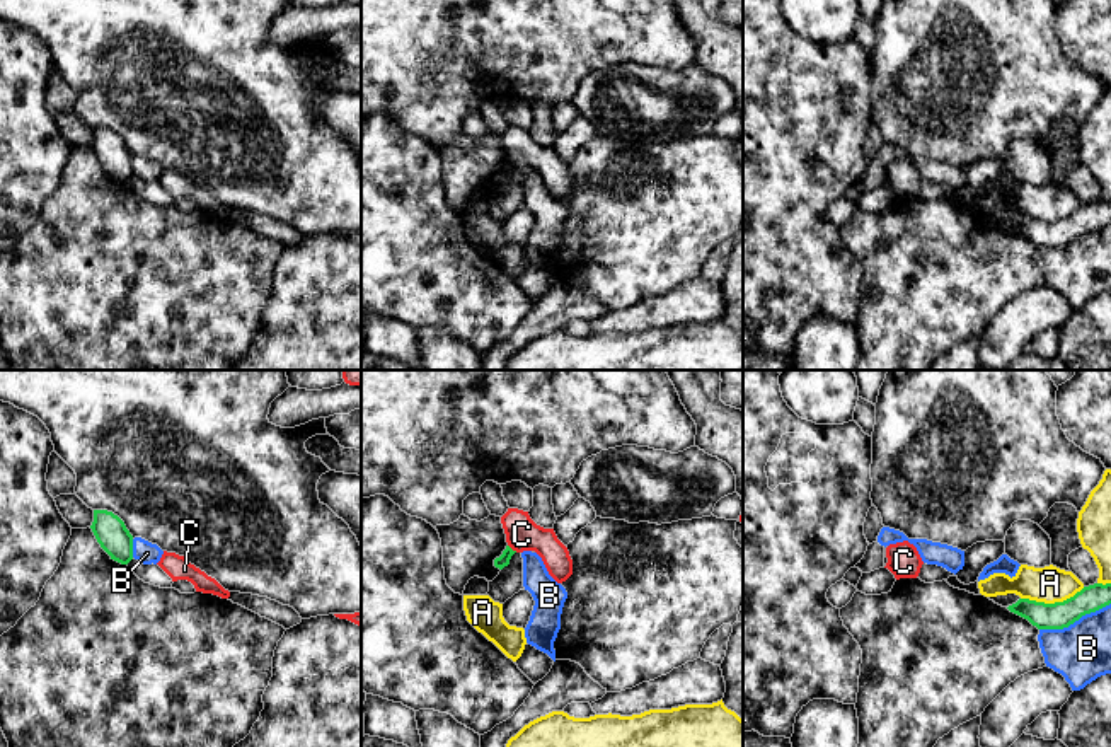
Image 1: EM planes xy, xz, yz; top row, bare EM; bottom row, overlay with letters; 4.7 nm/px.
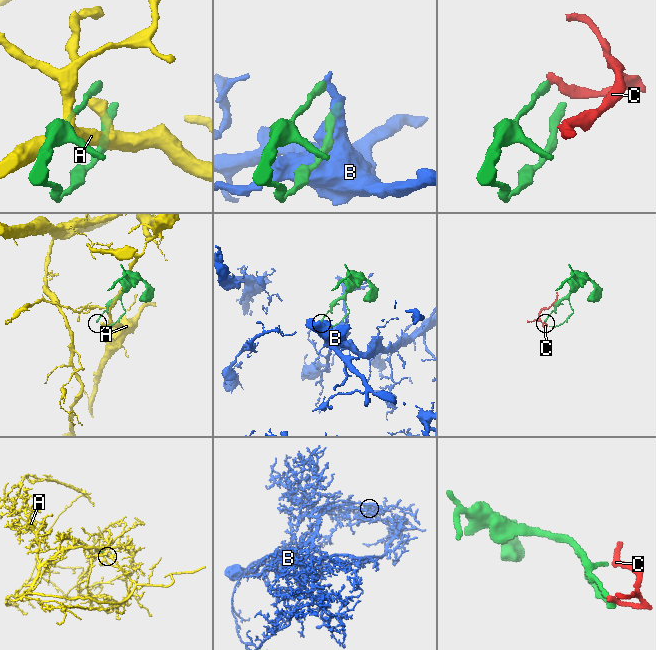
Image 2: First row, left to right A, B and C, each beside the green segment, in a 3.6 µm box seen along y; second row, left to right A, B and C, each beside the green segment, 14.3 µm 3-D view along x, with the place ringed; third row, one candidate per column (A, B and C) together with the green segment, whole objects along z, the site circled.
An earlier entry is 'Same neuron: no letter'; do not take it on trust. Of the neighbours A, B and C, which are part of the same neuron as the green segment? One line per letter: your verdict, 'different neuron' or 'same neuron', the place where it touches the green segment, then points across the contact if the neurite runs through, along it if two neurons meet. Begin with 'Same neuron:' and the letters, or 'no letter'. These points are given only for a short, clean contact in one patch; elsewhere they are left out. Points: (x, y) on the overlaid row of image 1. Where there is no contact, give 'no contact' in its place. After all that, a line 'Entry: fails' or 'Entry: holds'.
Same neuron: no letter
A: different neuron; meets green in yz at (1052, 604)
B: different neuron; meets green in yz at (1074, 621)
C: different neuron; meets green in xz at (512, 550); border along xz (508, 544), (517, 551)
Entry: holds

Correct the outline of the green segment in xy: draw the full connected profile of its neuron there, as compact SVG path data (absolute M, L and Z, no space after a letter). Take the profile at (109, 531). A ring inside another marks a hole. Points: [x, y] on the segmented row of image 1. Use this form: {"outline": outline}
{"outline": "M94 510L90 529L111 559L121 565L133 559L133 536L118 515L107 510Z"}

